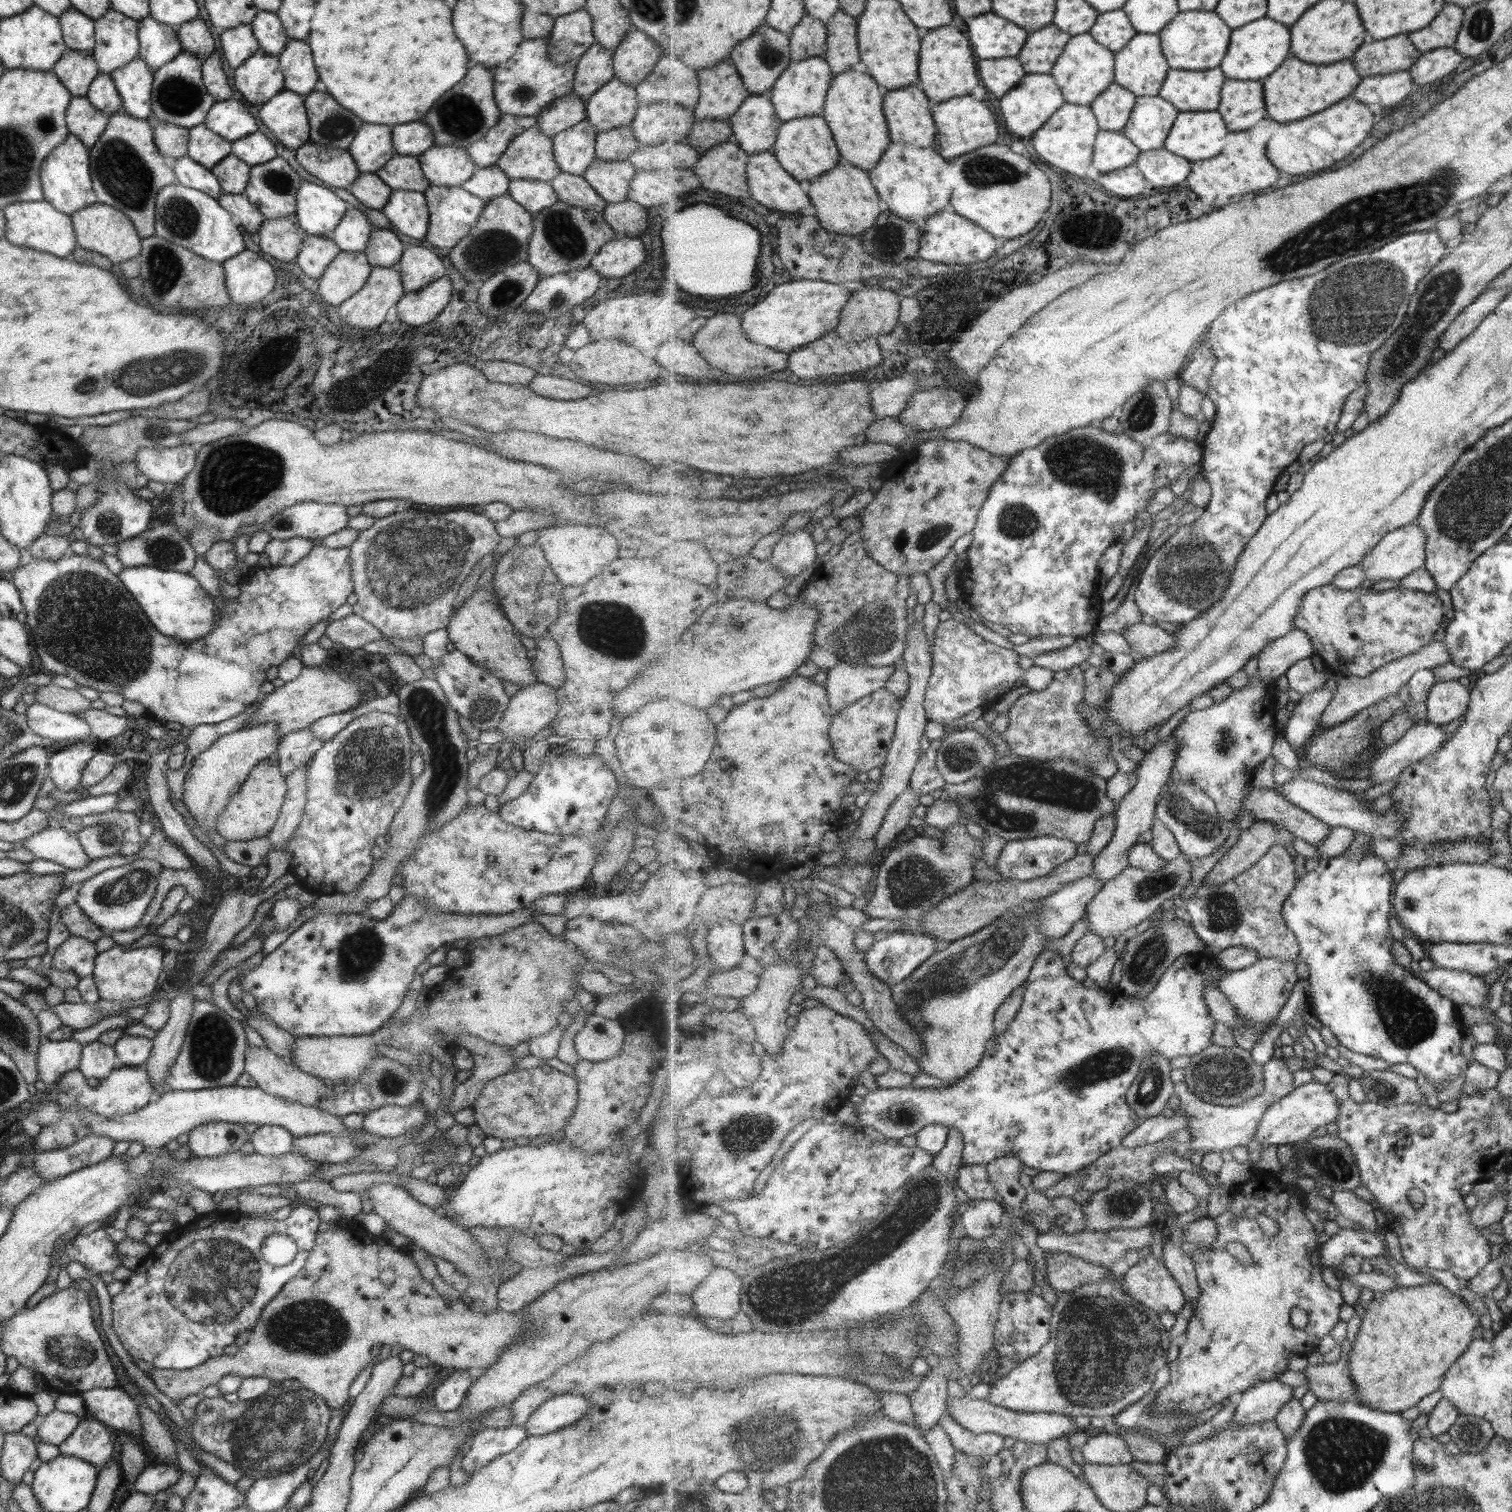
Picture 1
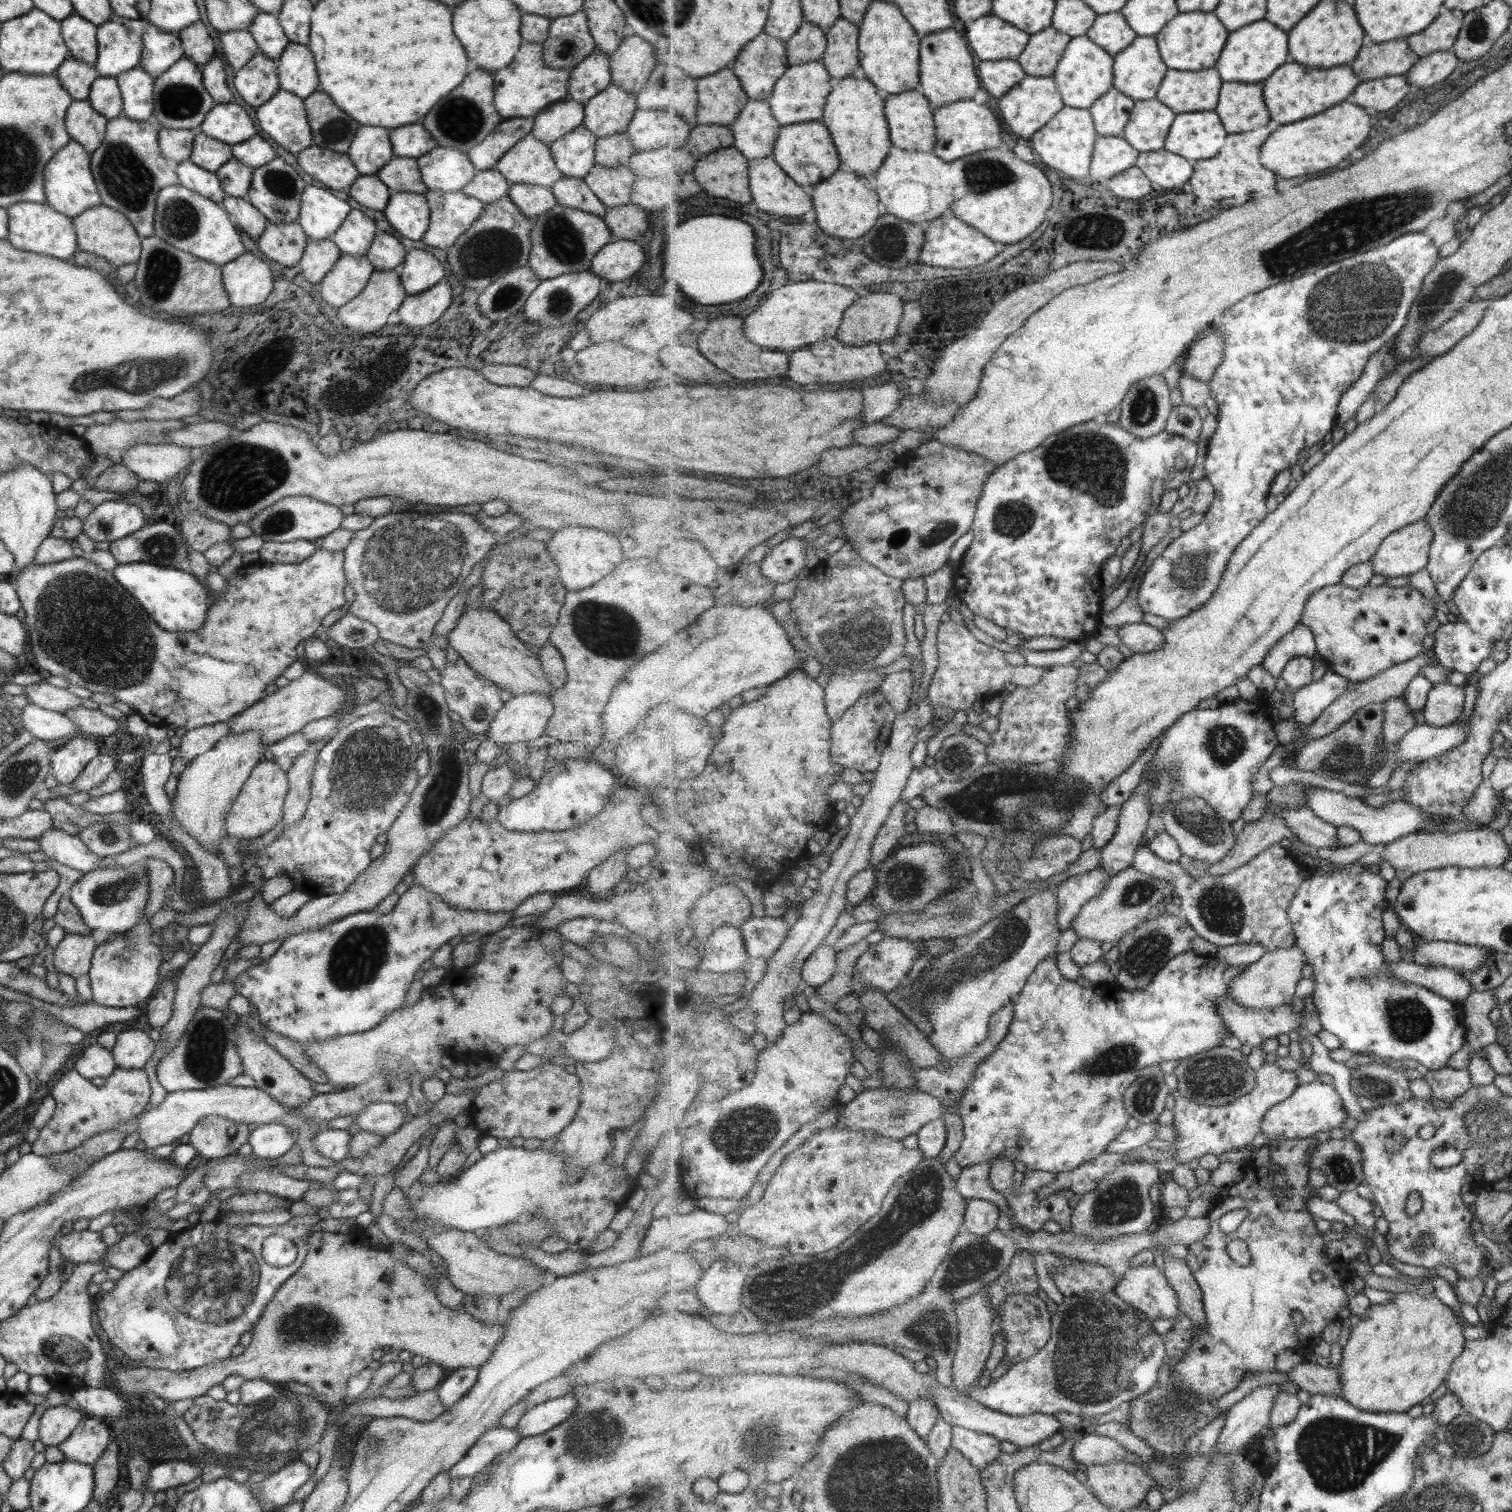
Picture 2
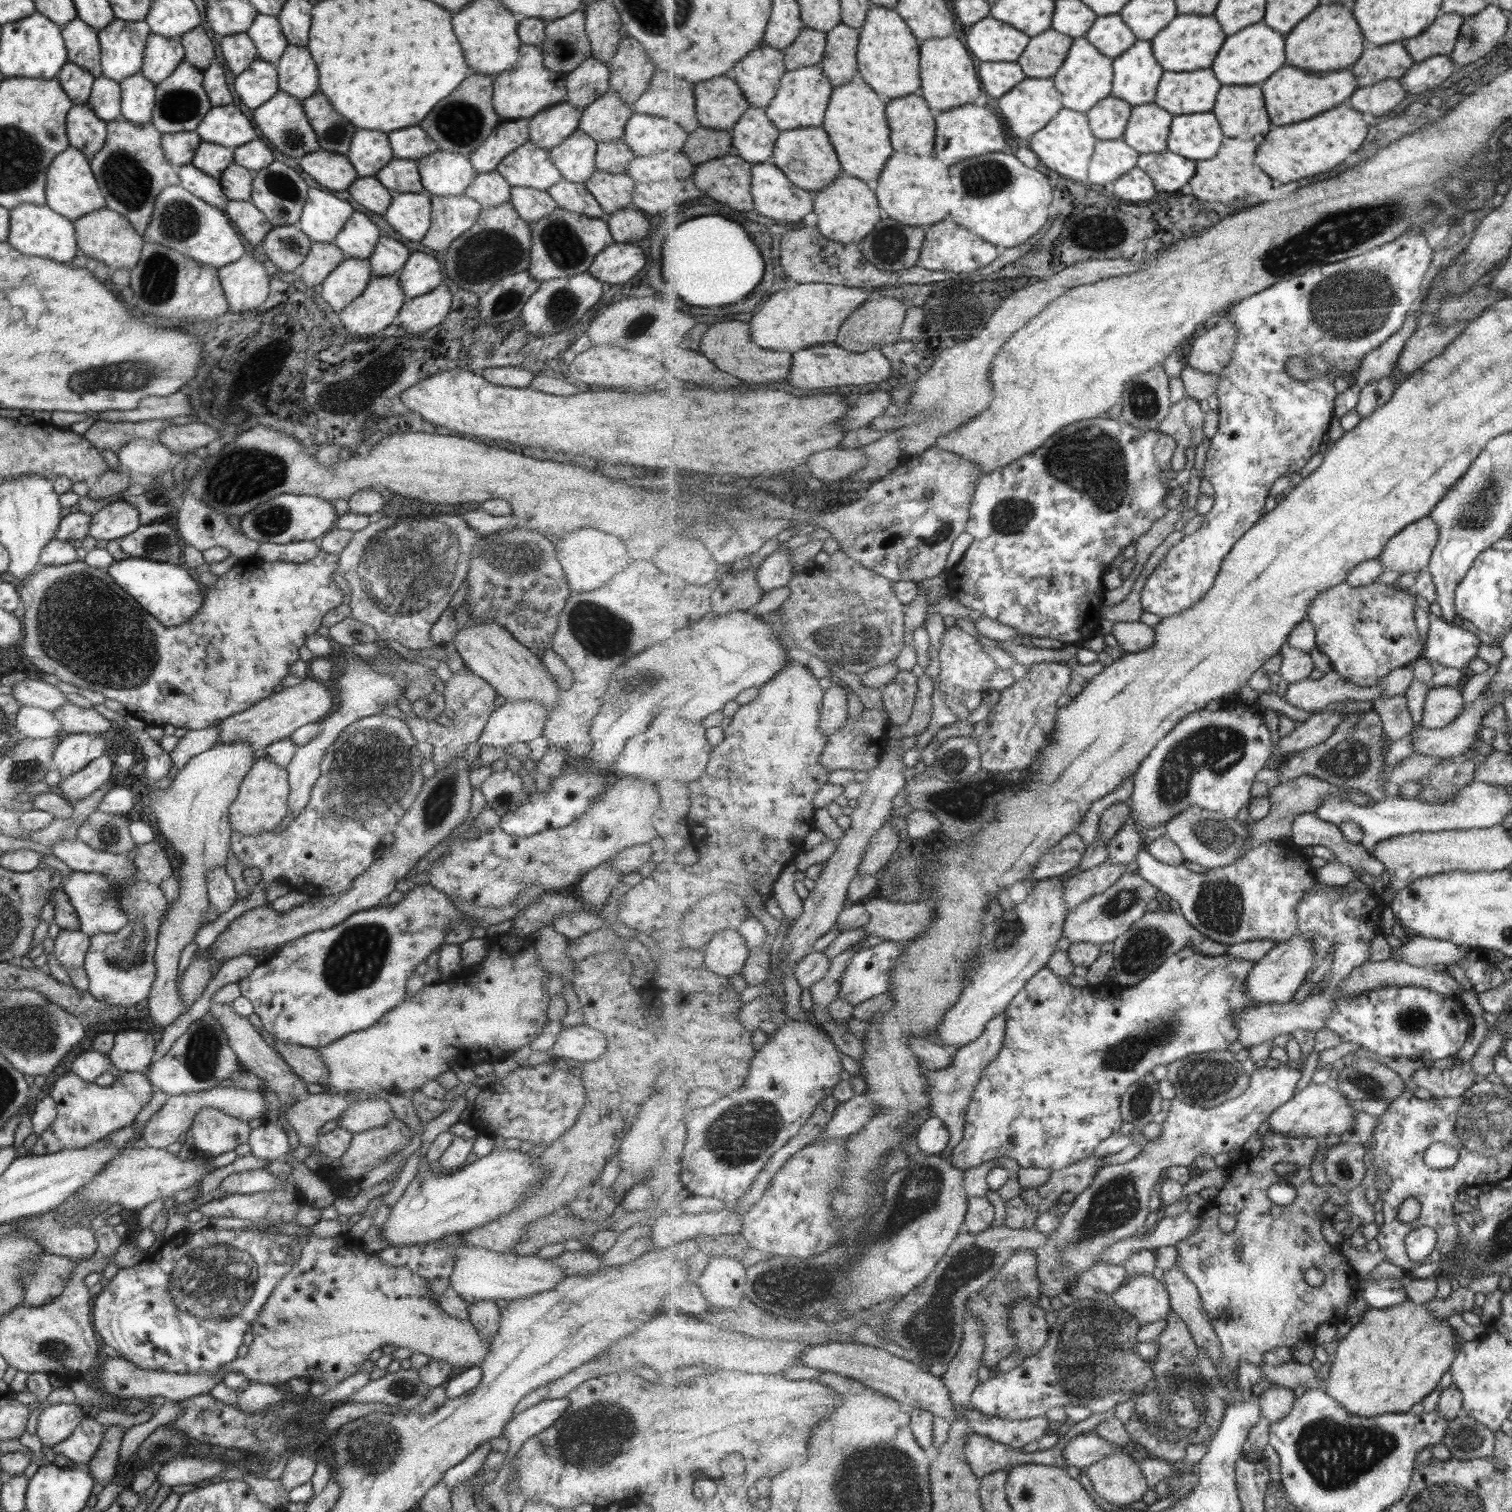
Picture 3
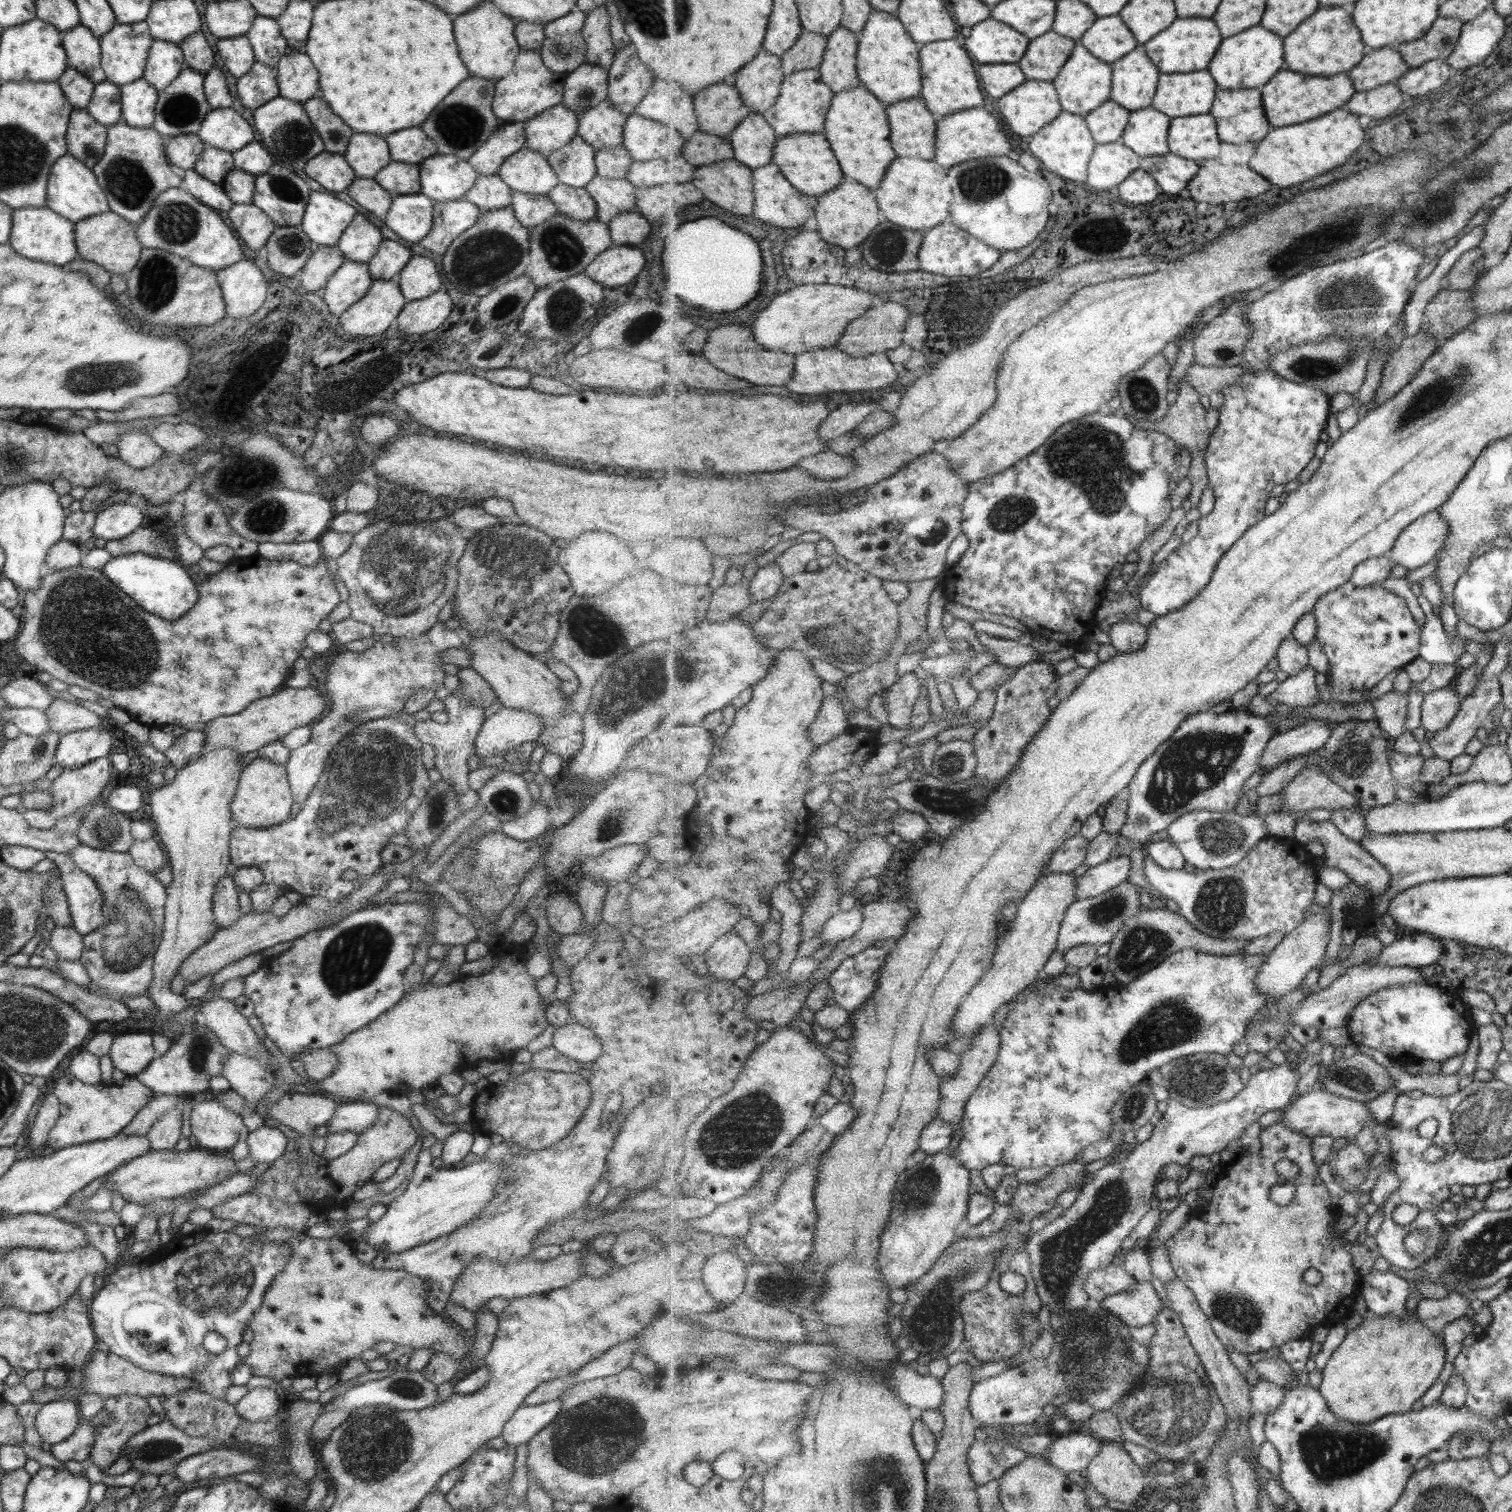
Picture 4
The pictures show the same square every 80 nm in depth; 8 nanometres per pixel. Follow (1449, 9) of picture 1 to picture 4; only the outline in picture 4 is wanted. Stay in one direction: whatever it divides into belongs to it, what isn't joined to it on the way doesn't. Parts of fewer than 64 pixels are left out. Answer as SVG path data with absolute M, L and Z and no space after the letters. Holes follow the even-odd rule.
M1440 17L1423 38L1400 44L1398 51L1413 68L1431 60L1447 59L1456 50L1462 27L1463 22L1457 18Z

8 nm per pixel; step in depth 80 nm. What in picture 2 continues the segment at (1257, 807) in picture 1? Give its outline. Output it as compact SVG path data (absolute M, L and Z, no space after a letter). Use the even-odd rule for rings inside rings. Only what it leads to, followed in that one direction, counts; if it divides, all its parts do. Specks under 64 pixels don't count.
M1309 807L1280 808L1278 813L1284 818L1288 828L1312 849L1318 850L1320 847L1333 849L1340 842L1338 827L1319 818Z

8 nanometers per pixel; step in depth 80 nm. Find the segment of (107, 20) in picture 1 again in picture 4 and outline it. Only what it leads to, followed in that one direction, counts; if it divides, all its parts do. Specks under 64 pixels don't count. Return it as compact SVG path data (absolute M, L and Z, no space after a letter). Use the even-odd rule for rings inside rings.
M145 22L113 25L99 38L100 67L106 80L120 88L142 78L152 41Z

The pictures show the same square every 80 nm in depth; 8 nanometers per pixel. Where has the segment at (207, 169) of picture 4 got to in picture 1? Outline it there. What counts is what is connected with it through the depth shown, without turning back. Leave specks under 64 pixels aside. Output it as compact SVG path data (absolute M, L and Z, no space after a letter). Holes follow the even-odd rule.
M204 123L188 129L187 156L203 168L213 168L231 150L231 143L211 132Z

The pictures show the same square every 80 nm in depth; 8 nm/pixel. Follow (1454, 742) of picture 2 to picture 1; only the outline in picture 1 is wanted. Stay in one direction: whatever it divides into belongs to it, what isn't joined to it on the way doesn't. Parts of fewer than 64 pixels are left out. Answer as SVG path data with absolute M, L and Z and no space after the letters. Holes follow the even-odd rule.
M1427 721L1416 722L1401 740L1387 745L1370 763L1369 777L1376 784L1396 780L1411 764L1436 754L1452 735L1453 733L1445 732L1440 725Z

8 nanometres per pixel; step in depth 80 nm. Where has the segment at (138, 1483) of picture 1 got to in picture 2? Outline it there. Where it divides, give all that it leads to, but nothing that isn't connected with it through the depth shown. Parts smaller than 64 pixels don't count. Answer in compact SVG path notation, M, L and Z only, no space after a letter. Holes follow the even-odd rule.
M166 1461L153 1465L149 1470L149 1479L144 1488L151 1491L165 1491L167 1488L175 1488L187 1484L191 1480L201 1477L201 1468L196 1464L184 1461Z

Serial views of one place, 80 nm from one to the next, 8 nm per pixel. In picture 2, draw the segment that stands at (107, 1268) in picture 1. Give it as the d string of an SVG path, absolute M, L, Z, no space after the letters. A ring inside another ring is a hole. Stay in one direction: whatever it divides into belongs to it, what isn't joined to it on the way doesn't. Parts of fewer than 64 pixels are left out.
M71 1229L66 1234L57 1231L52 1238L52 1245L57 1248L61 1258L72 1263L100 1263L102 1256L107 1252L100 1234L88 1229Z

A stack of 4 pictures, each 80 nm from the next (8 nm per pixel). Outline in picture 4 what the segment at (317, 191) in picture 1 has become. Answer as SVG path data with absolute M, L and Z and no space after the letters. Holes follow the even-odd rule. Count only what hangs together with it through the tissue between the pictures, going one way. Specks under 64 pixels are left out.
M310 191L299 227L314 247L333 247L356 213L334 194Z

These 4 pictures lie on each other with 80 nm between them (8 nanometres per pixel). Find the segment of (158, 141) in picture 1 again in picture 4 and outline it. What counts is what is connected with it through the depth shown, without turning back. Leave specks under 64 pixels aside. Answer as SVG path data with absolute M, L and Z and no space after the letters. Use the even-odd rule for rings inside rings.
M183 134L165 138L164 155L177 172L191 170L203 152L204 143L195 134Z

